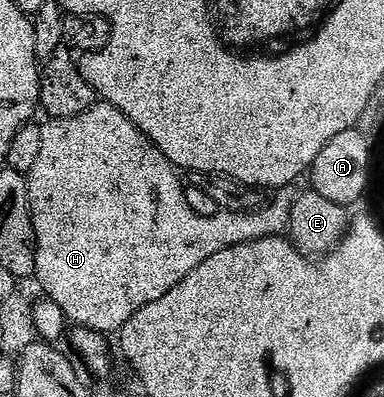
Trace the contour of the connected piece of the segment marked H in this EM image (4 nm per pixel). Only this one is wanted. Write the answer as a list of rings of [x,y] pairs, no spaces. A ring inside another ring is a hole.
[[[101,101],[86,112],[82,112],[82,116],[54,118],[45,123],[40,126],[42,149],[38,160],[34,163],[32,171],[26,175],[28,207],[32,213],[32,227],[36,233],[36,273],[34,278],[35,281],[40,281],[40,286],[44,289],[43,297],[47,301],[58,304],[58,308],[62,308],[65,319],[73,327],[90,328],[105,336],[115,335],[124,329],[130,316],[134,316],[134,312],[142,312],[142,308],[146,308],[146,304],[154,304],[154,300],[162,300],[162,296],[166,296],[166,292],[170,292],[170,288],[182,284],[182,280],[186,280],[186,276],[190,276],[190,272],[194,272],[194,268],[198,268],[198,264],[206,264],[206,260],[210,260],[210,256],[218,256],[218,252],[222,252],[226,248],[234,248],[238,244],[250,244],[267,238],[278,238],[289,233],[294,194],[288,188],[281,189],[273,197],[277,197],[273,202],[272,199],[265,201],[264,205],[259,206],[257,210],[238,212],[237,214],[229,210],[221,210],[219,214],[209,218],[198,216],[198,212],[194,212],[194,208],[190,208],[190,204],[186,204],[184,195],[186,186],[185,183],[182,184],[176,179],[177,167],[172,165],[172,161],[121,110],[114,108],[109,102]]]

